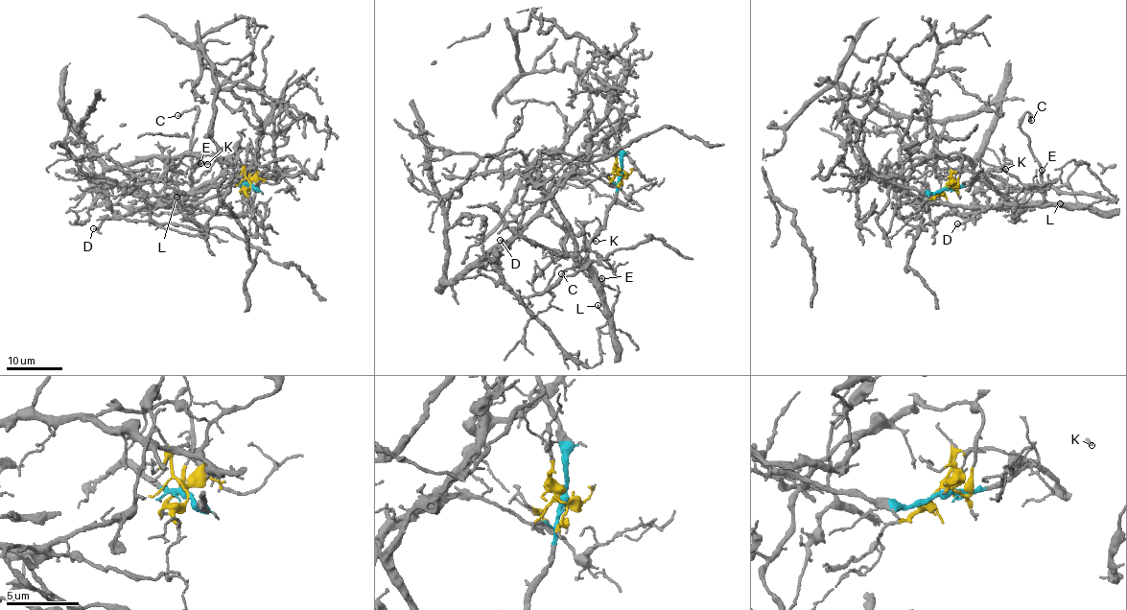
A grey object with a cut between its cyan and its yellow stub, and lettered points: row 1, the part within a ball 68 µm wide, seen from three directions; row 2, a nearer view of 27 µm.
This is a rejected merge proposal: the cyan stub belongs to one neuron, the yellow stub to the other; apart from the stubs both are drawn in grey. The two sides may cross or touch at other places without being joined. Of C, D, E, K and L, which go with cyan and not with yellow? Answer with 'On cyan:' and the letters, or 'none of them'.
On cyan: C, D, E, K, L

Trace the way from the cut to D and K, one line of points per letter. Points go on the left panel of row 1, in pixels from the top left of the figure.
D: (250, 184), (225, 173), (205, 181), (179, 199), (146, 205), (119, 218), (104, 219), (93, 228)
K: (250, 184), (225, 173), (178, 199), (190, 192), (189, 176), (197, 165), (208, 163)

